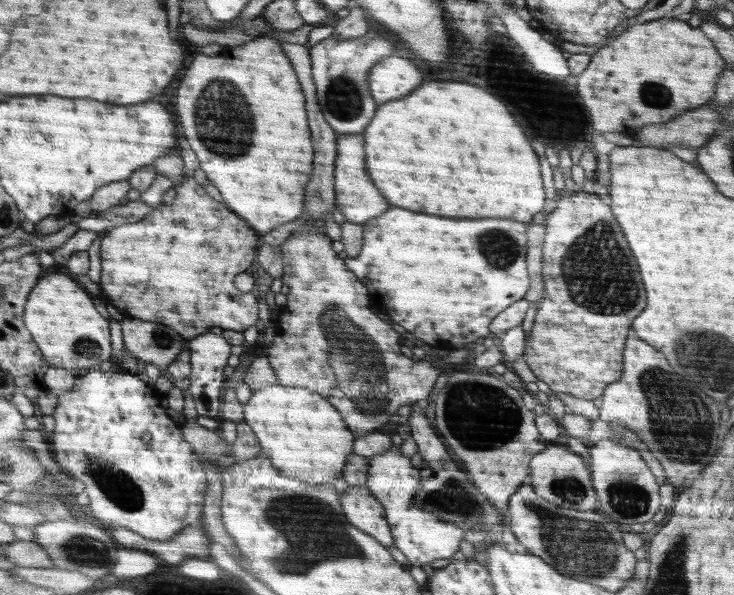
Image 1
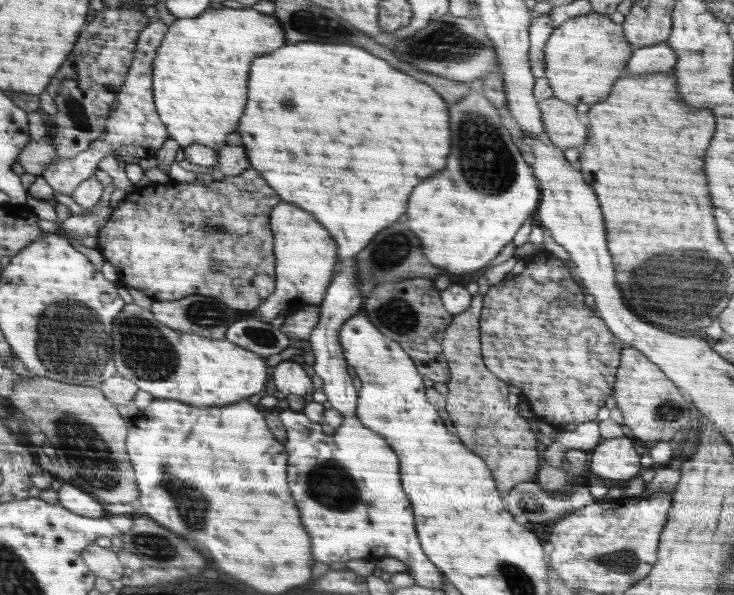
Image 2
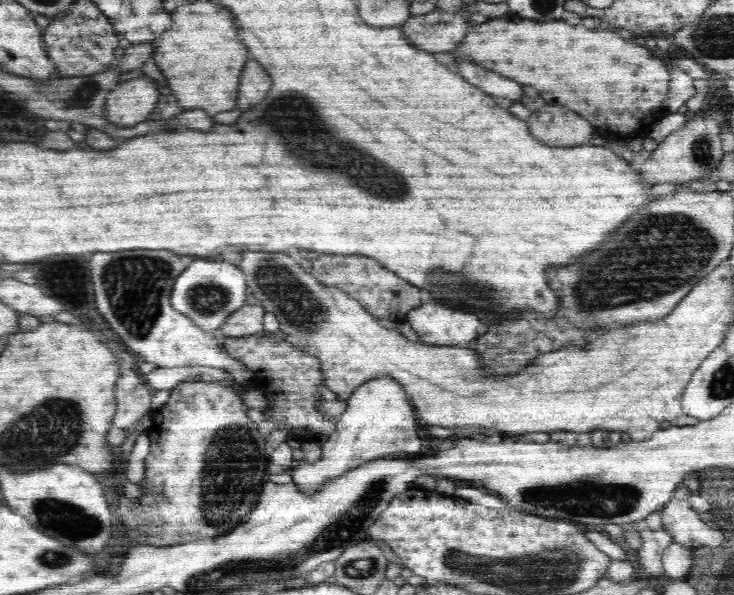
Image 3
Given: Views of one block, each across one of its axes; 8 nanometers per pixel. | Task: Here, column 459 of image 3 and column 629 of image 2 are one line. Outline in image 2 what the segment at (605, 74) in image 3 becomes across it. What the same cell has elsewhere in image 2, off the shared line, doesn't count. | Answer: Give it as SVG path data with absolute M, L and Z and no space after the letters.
M590 12L554 28L552 42L548 42L548 50L544 50L544 54L548 54L548 72L544 73L544 77L550 82L553 97L571 105L580 102L594 105L610 96L614 82L626 68L632 48L624 38L621 24L613 22L608 15Z

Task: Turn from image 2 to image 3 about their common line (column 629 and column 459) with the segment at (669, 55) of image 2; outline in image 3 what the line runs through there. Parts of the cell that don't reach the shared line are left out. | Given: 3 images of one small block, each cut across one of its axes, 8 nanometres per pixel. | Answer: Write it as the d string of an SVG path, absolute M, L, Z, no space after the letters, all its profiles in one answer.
M460 61L453 68L470 84L474 84L476 88L484 90L486 94L490 94L492 97L509 98L516 102L525 96L519 82L501 74L490 72L490 70L482 69L481 66L474 65L473 62Z

